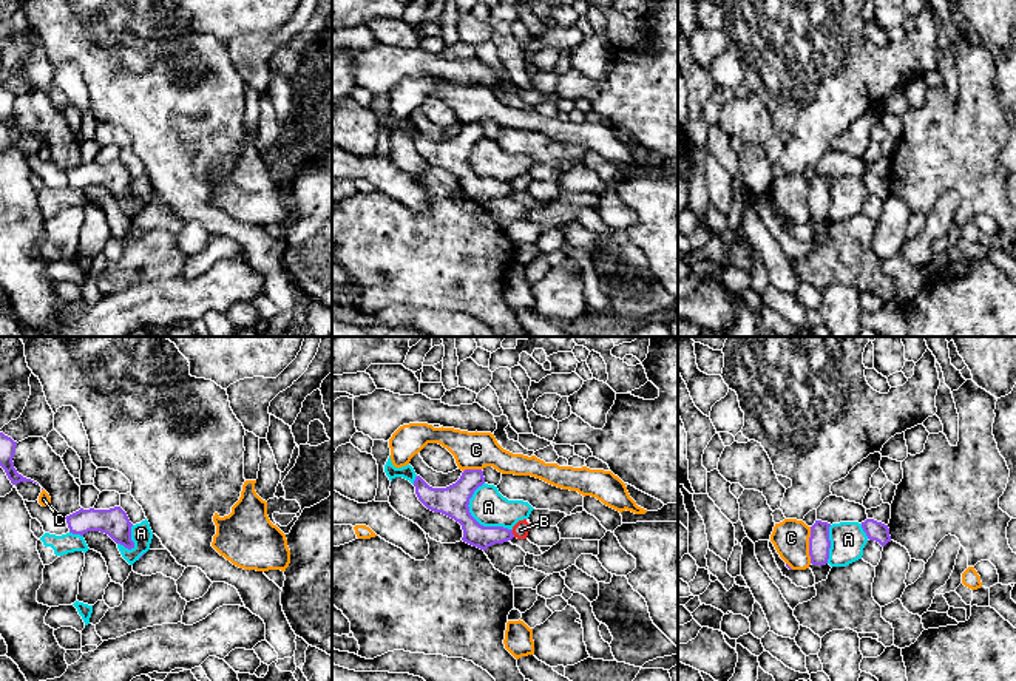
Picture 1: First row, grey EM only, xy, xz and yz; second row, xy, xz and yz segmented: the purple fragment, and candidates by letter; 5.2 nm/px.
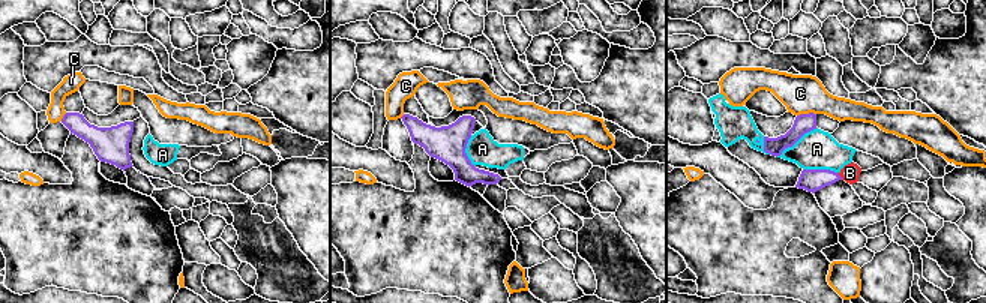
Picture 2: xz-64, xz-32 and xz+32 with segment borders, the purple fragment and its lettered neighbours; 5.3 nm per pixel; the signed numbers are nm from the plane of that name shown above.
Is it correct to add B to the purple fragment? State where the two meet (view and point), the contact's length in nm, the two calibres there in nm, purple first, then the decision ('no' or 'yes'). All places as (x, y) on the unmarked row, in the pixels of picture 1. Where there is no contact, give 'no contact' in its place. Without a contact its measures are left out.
xz (511, 187) | 40 nm | 120/80 nm | no

